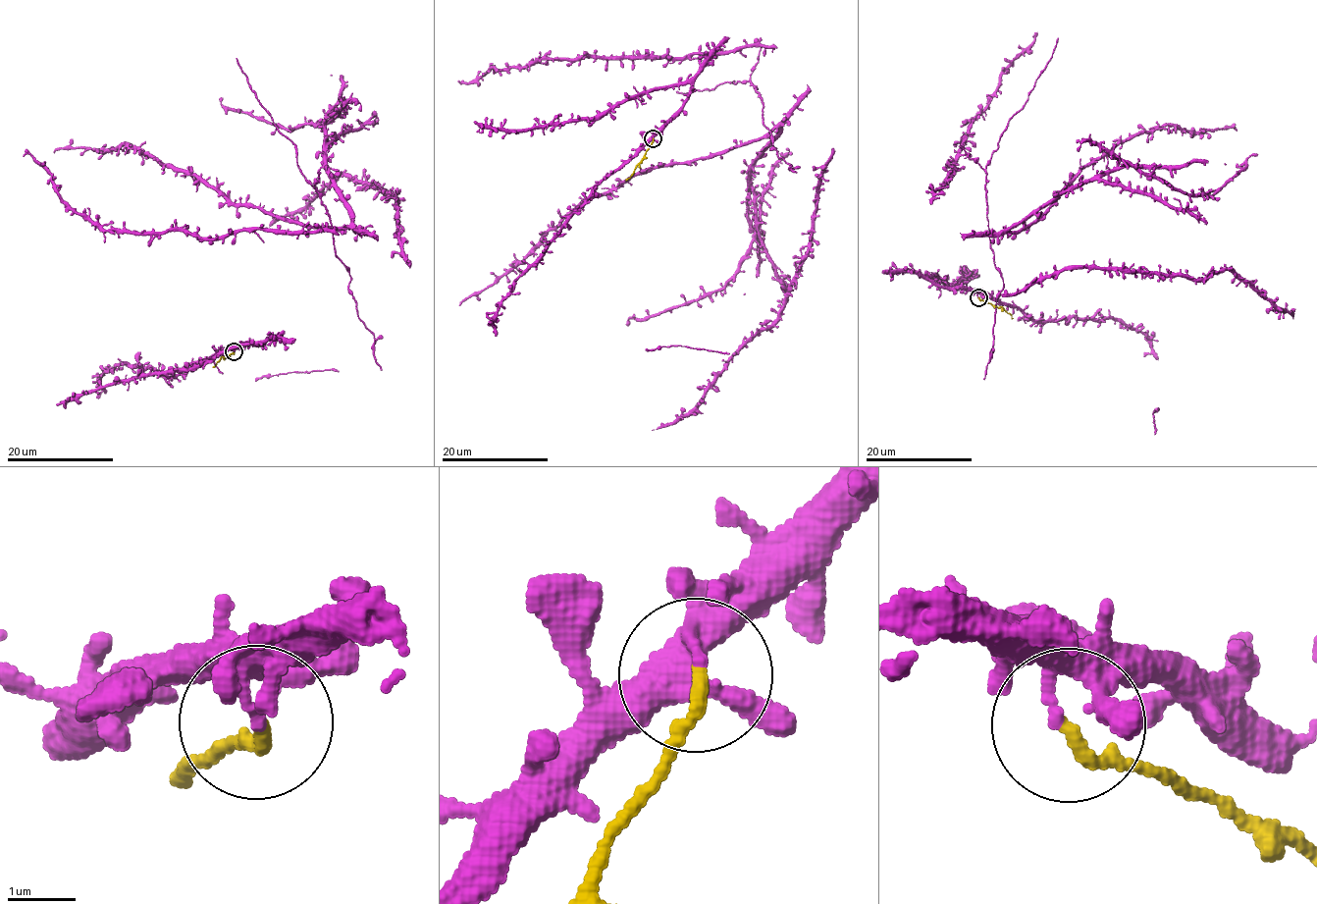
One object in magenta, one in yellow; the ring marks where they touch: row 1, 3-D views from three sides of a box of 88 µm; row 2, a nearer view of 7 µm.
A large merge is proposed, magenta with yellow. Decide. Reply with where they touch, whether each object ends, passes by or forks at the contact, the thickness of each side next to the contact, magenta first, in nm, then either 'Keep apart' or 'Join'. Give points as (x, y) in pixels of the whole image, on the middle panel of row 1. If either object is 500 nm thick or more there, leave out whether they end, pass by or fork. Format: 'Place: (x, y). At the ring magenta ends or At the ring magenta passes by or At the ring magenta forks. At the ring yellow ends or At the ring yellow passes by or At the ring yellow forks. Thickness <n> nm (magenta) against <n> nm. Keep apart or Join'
Place: (653, 138). At the ring magenta ends. At the ring yellow ends. Thickness 150 nm (magenta) against 200 nm. Keep apart

